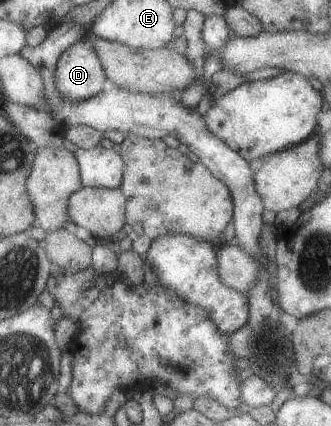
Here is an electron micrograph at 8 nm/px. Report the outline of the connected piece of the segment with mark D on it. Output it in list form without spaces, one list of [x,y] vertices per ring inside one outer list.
[[[91,36],[78,40],[62,54],[55,80],[59,91],[73,102],[95,98],[111,85]]]

